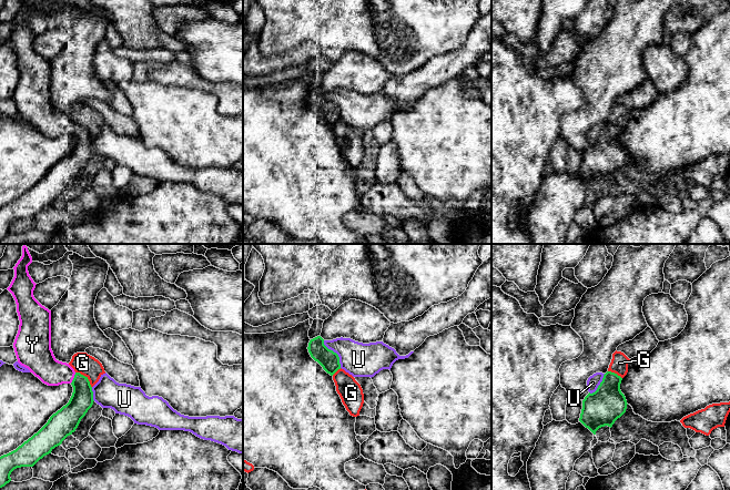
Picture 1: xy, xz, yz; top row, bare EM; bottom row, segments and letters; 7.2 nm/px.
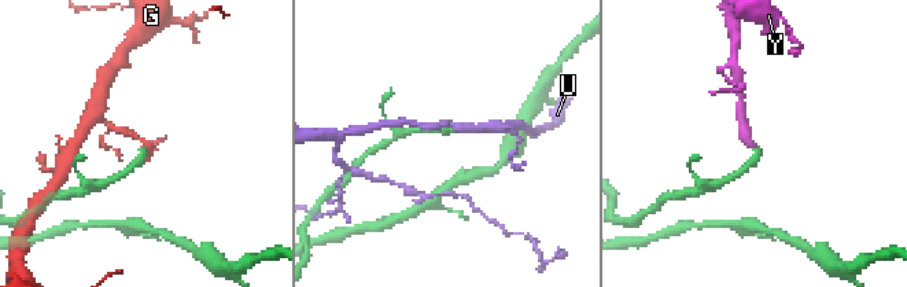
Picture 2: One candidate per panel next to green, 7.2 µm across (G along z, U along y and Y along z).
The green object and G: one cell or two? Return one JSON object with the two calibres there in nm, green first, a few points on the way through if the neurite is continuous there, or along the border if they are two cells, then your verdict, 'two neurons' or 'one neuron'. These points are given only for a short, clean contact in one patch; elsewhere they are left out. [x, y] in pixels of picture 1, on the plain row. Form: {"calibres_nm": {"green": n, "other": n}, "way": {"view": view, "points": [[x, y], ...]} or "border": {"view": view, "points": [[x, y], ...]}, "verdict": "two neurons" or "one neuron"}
{"calibres_nm": {"green": 160, "other": 150}, "verdict": "two neurons"}

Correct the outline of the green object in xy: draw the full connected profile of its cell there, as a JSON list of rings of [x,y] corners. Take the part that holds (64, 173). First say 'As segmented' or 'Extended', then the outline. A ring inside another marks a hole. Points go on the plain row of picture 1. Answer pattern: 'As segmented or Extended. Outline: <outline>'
Extended. Outline: [[[22,0],[22,8],[13,19],[14,29],[7,40],[13,48],[17,55],[17,64],[20,76],[16,88],[13,100],[18,114],[28,120],[36,129],[48,137],[71,135],[73,139],[69,154],[53,165],[48,174],[31,190],[24,193],[16,202],[0,208],[0,239],[11,233],[11,224],[21,218],[33,218],[44,207],[60,197],[62,193],[72,186],[78,180],[81,171],[93,156],[93,143],[88,129],[75,124],[67,114],[55,111],[51,101],[51,62],[42,58],[33,48],[36,34],[28,23],[32,9],[28,0]]]

